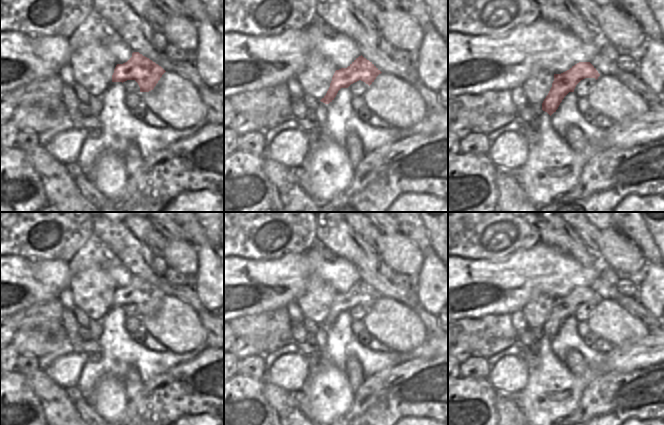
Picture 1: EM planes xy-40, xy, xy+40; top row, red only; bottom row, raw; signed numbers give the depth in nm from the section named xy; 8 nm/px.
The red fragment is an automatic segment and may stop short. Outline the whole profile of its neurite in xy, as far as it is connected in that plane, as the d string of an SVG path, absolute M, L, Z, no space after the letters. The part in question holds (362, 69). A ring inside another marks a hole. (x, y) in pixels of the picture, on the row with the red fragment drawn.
M362 55L356 58L347 68L336 70L326 95L320 100L329 104L334 100L341 88L348 88L351 84L361 80L369 86L382 72Z

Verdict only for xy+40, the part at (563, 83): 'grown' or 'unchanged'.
unchanged

